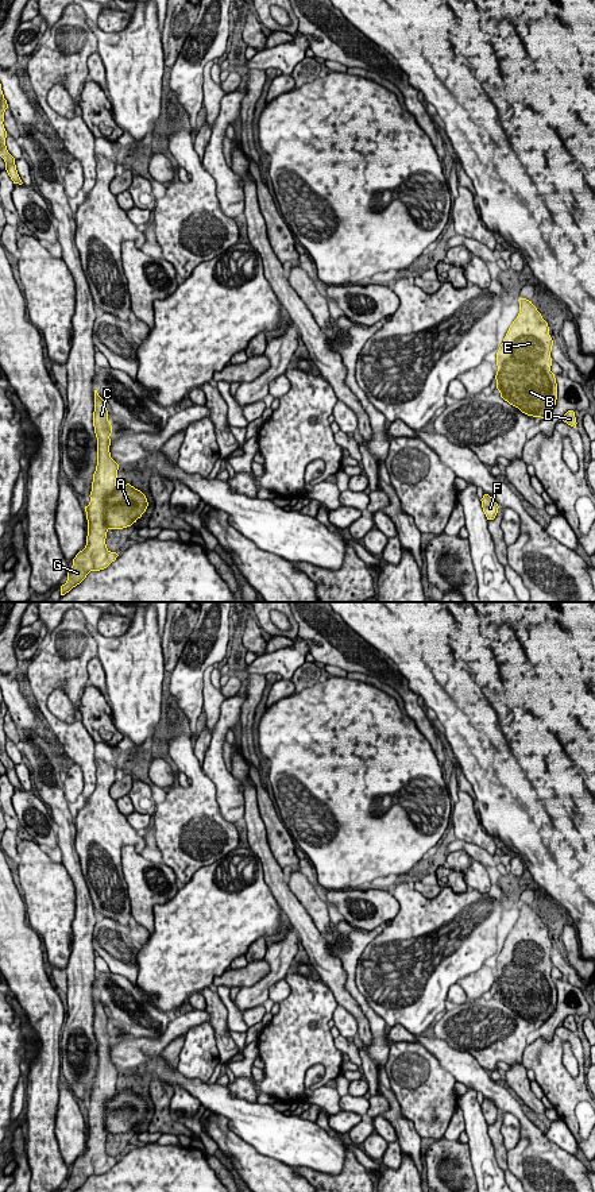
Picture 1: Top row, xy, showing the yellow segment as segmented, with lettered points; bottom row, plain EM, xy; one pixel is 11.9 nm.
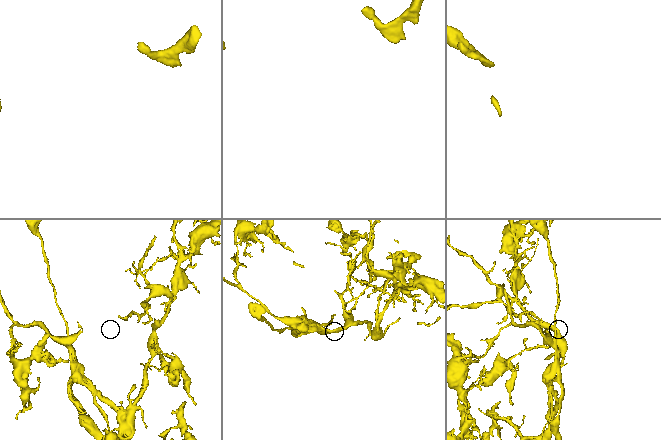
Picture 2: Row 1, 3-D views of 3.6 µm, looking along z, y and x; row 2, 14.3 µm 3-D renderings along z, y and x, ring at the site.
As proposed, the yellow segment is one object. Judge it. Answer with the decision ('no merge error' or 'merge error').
merge error

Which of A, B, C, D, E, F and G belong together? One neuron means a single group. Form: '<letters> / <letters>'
A / B C D E F G

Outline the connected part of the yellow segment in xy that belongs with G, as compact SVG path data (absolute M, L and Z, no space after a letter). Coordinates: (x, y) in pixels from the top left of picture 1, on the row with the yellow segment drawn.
M94 390L93 427L97 437L97 466L93 474L90 502L85 506L88 520L86 545L73 559L67 572L67 580L61 586L61 595L80 585L90 571L107 568L119 556L107 548L105 539L108 526L104 518L107 497L117 489L116 478L119 464L111 458L112 425L108 421L108 410L104 400Z

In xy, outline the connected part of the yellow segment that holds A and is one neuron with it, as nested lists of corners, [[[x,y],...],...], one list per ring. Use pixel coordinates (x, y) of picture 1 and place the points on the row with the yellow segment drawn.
[[[130,483],[116,489],[107,497],[104,510],[105,524],[109,529],[131,526],[146,512],[148,506],[146,495]]]

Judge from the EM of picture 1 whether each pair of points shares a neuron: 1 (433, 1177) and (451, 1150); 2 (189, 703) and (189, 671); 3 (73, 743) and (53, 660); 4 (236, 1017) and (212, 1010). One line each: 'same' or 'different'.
1: same
2: same
3: same
4: different

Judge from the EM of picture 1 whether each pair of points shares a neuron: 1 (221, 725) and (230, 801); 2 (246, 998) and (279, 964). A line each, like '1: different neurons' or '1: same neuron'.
1: same neuron
2: same neuron

